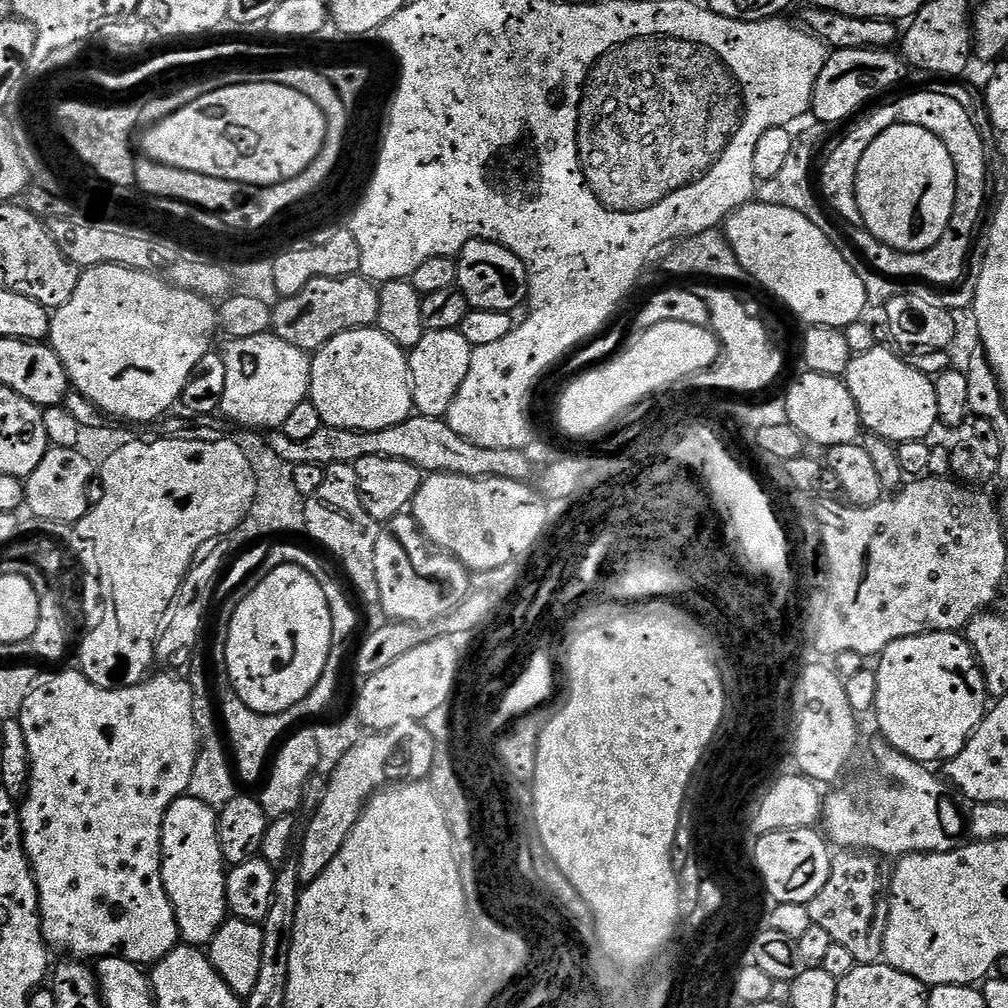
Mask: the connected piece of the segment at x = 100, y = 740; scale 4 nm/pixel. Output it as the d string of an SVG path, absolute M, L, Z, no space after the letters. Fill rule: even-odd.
M79 670L60 672L49 680L44 678L37 683L26 698L18 717L22 734L26 734L26 750L30 762L28 791L23 793L19 801L18 819L24 853L28 856L28 865L32 867L40 895L40 929L49 949L56 951L57 948L60 952L68 952L64 954L72 958L103 958L122 953L124 959L132 964L151 966L166 958L166 954L173 952L181 943L176 915L164 889L160 869L160 839L166 810L177 798L188 792L201 739L194 720L193 696L187 679L156 675L149 675L142 683L129 688L99 688L91 684Z

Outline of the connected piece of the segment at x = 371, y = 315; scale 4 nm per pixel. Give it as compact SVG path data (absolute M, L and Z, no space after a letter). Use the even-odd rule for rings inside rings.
M357 274L346 278L314 278L306 290L275 301L272 309L272 332L278 338L298 346L303 352L315 354L323 344L343 332L370 328L378 318L377 285Z

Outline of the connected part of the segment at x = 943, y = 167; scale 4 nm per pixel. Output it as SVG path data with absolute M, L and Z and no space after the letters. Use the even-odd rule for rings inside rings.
M897 122L890 130L874 138L874 142L870 142L870 150L862 154L862 162L858 166L856 193L860 220L863 227L873 236L903 252L926 250L934 246L938 238L942 238L956 201L956 167L950 158L950 150L946 150L944 143L934 138L930 130Z

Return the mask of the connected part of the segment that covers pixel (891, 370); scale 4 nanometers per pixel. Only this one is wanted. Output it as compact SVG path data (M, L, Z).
M877 346L866 354L853 356L846 373L846 383L854 402L858 406L860 423L871 435L880 436L883 440L890 440L893 444L905 444L908 440L929 439L932 427L937 427L940 415L938 414L938 398L934 398L933 377L922 374L911 363L908 364L891 347Z

